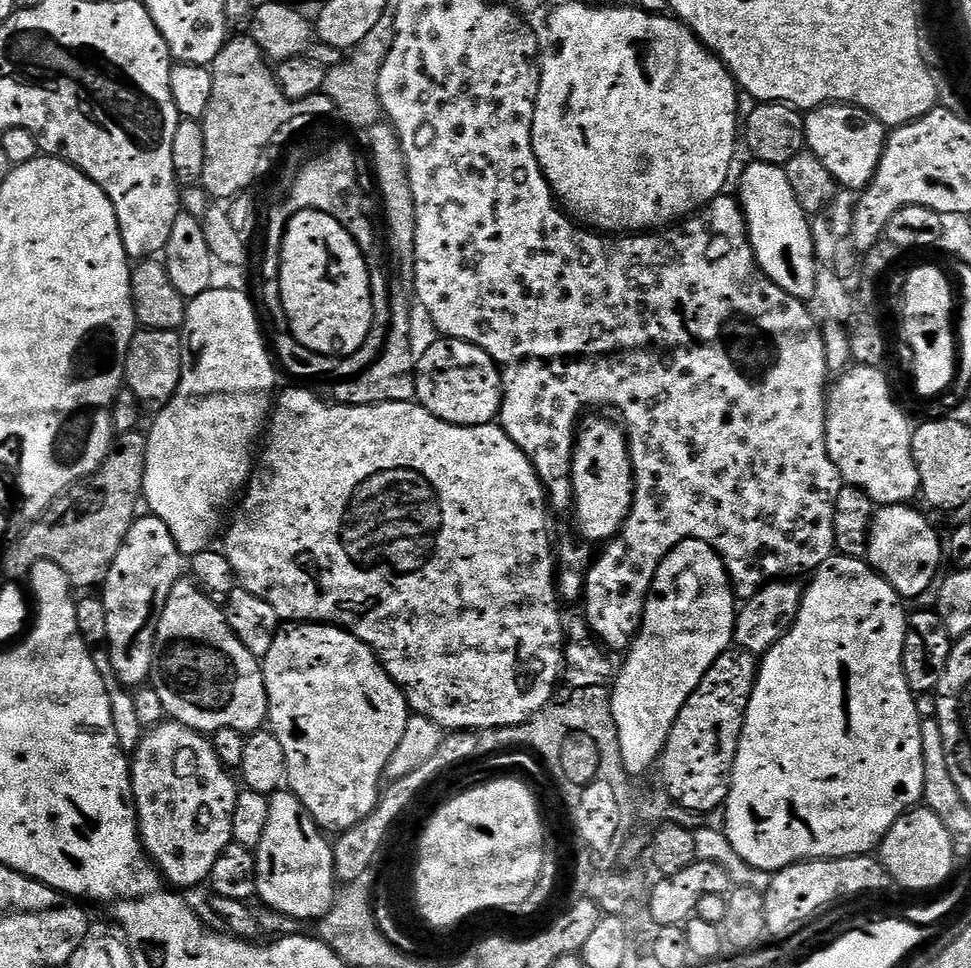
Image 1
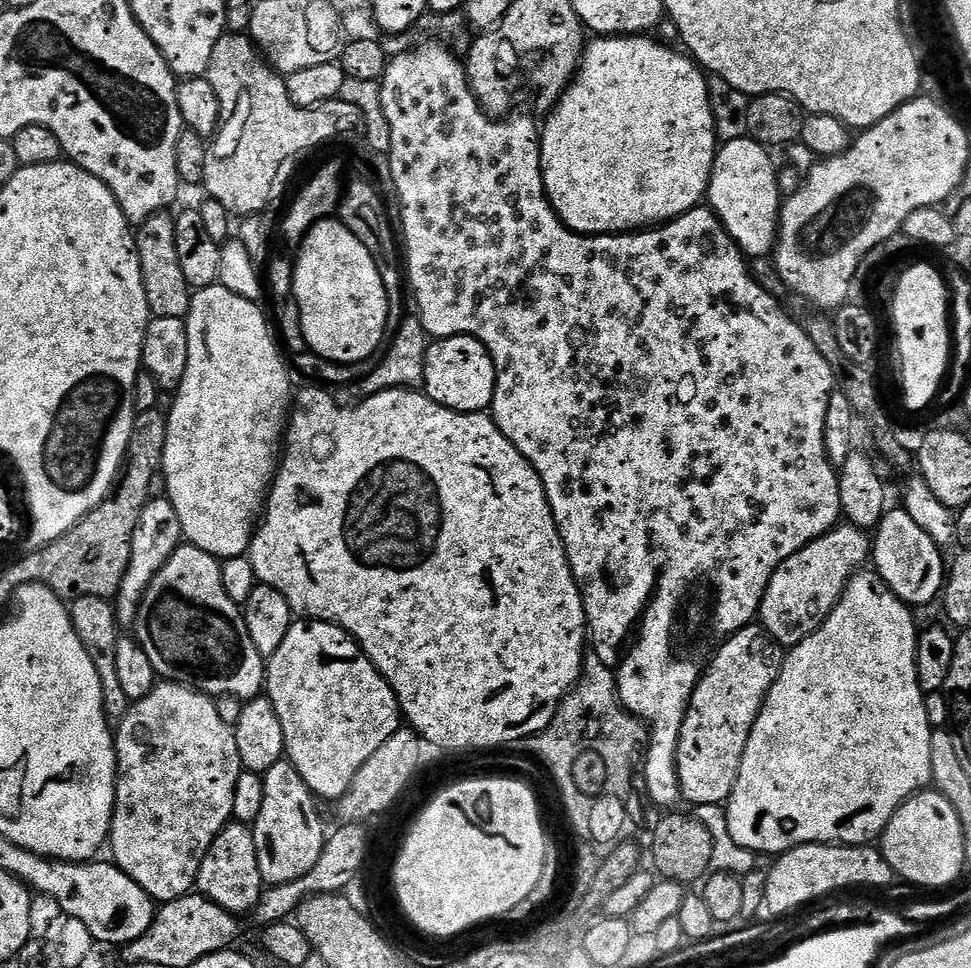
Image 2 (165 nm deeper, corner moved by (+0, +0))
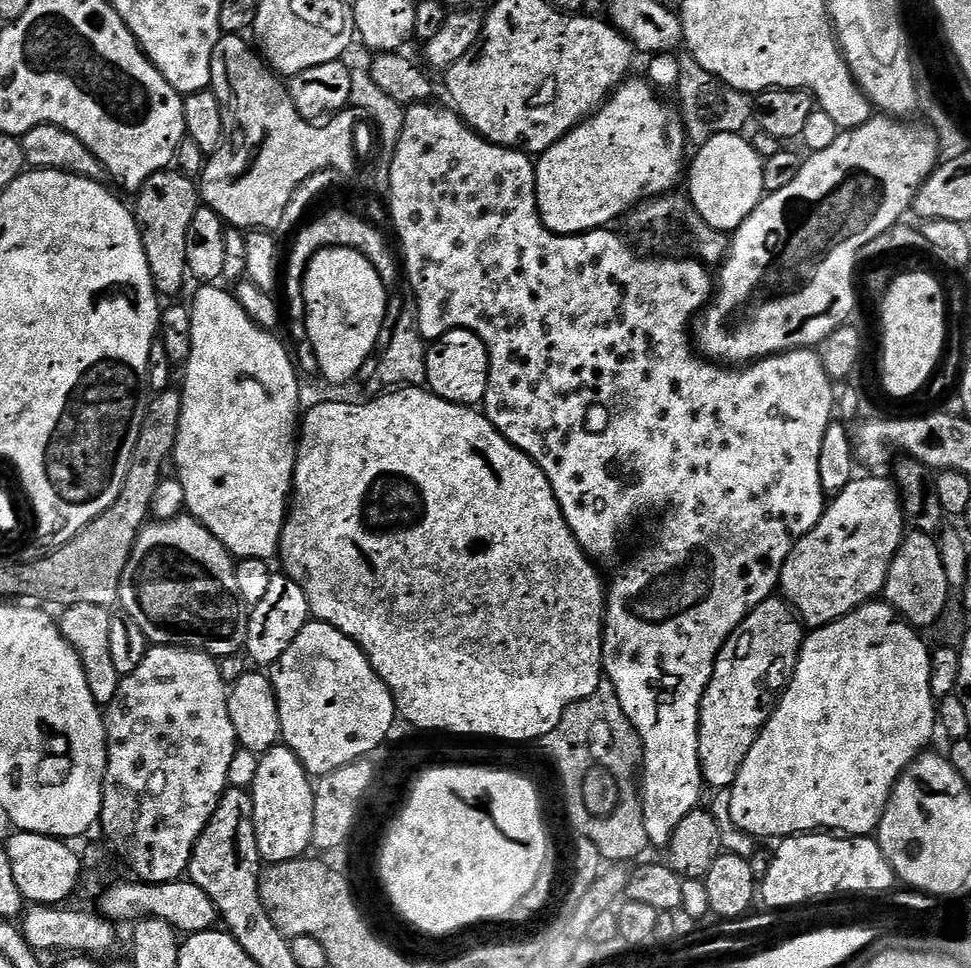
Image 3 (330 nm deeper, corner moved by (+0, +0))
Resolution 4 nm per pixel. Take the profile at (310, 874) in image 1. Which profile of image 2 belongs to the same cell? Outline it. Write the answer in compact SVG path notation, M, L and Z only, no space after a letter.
M287 759L278 761L274 766L270 766L268 772L263 773L264 785L266 786L266 798L262 798L262 814L258 814L255 824L251 825L254 834L254 846L258 850L258 870L262 874L265 885L285 884L286 882L294 882L298 878L305 876L310 870L314 870L314 862L318 862L318 854L322 854L324 849L324 841L326 839L326 831L324 832L324 824L320 821L320 812L316 809L318 803L317 797L306 786L306 782L302 778L302 774L298 774L298 770Z

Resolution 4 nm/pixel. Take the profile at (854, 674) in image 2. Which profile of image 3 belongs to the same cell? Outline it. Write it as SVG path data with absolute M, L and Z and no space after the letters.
M887 602L863 604L850 615L843 616L825 628L809 631L805 635L804 645L800 648L800 657L788 687L775 701L760 736L754 742L754 746L750 746L750 754L746 754L746 762L742 762L742 770L738 770L738 778L732 783L730 814L734 817L736 825L746 834L755 836L761 841L816 834L821 830L835 830L846 836L872 836L879 829L880 819L898 778L912 765L913 760L931 745L928 743L931 742L932 735L937 735L938 704L930 690L931 661L930 648L922 641L921 633L901 619L896 609Z

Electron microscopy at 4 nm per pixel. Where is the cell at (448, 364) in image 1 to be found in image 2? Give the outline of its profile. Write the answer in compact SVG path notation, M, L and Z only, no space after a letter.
M446 336L429 343L423 391L455 412L487 413L496 393L496 367L486 345L473 336Z

